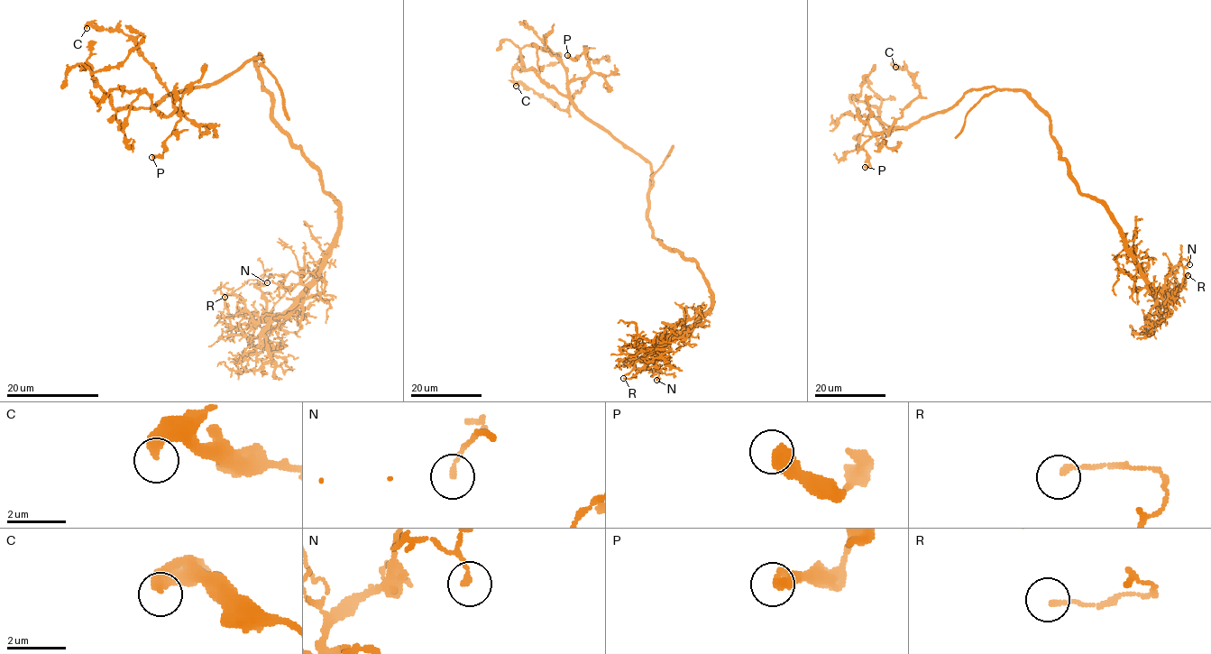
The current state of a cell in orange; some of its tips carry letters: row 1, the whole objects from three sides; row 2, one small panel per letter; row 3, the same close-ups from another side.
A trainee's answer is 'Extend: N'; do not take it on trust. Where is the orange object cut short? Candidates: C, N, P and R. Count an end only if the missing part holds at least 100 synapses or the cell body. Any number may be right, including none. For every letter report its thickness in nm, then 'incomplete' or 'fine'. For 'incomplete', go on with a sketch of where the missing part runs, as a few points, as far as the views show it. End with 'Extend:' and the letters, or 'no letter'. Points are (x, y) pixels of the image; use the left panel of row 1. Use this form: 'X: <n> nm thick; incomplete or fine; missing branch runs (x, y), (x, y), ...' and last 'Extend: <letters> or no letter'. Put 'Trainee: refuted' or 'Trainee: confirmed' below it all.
C: 380 nm thick; fine
N: 160 nm thick; fine
P: 550 nm thick; fine
R: 160 nm thick; fine
Extend: no letter
Trainee: refuted

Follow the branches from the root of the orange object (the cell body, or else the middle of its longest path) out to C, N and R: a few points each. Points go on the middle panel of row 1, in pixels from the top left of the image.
C: (654, 232), (646, 216), (651, 164), (577, 108), (568, 85), (584, 79), (565, 109), (516, 86)
N: (654, 232), (665, 246), (697, 263), (711, 292), (711, 307), (665, 343), (648, 365), (659, 373), (656, 380)
R: (654, 232), (665, 246), (697, 263), (711, 292), (711, 307), (670, 341), (652, 350), (636, 377), (623, 378)

